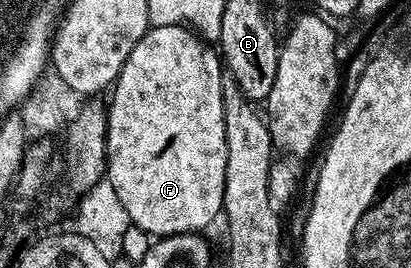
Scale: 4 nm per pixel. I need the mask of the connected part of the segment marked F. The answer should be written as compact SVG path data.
M184 24L179 25L153 25L143 35L143 39L139 39L139 43L135 43L135 47L131 51L131 55L127 55L127 63L123 63L121 73L117 77L115 84L112 86L113 102L109 101L107 105L108 121L106 123L106 155L108 157L107 178L115 187L115 192L119 197L123 208L127 211L130 222L138 225L141 230L149 234L150 238L170 237L171 235L179 235L180 233L201 233L212 223L213 220L220 218L223 213L225 203L225 172L227 171L227 139L225 138L225 124L223 123L223 91L221 90L221 78L223 76L223 61L219 56L218 50L212 44L206 43L192 28L186 27Z

